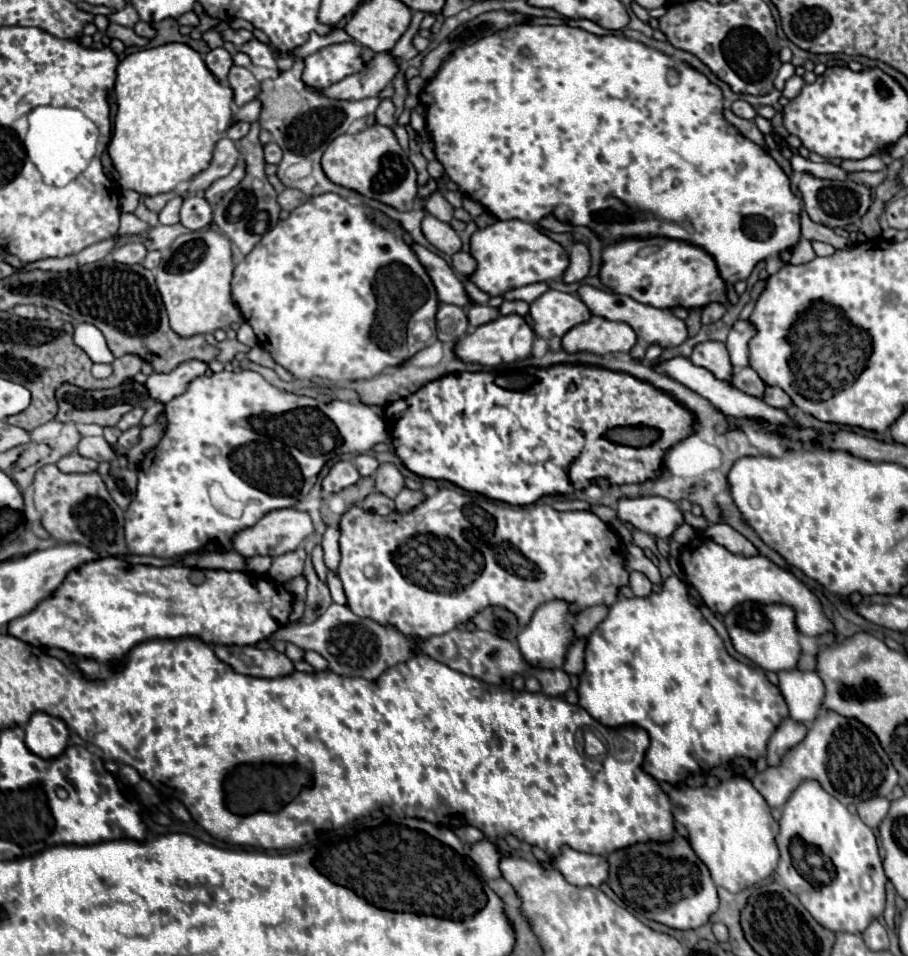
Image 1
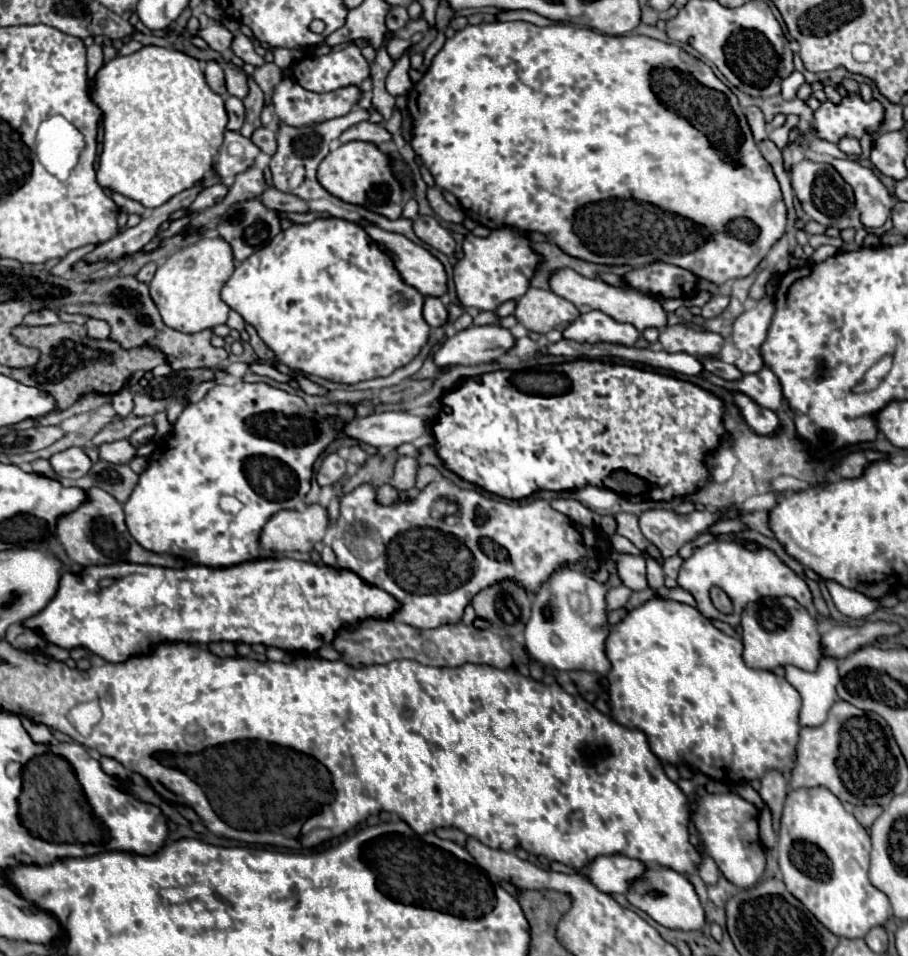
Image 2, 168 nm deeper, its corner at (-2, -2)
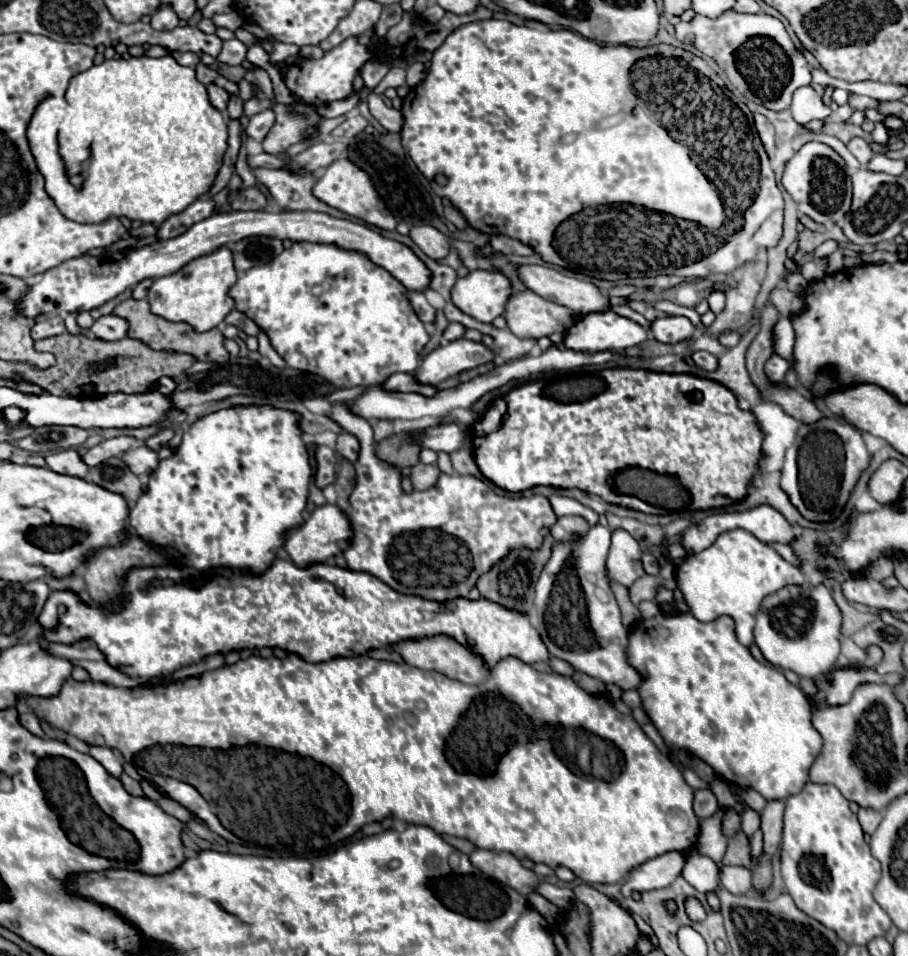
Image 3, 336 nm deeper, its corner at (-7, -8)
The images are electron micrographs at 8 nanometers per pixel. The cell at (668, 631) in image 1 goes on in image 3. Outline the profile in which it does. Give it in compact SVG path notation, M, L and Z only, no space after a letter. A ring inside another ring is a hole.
M690 612L686 614L676 614L676 616L666 616L666 614L658 614L650 620L642 620L636 630L632 630L630 634L630 642L628 642L628 660L630 664L642 674L642 684L638 688L642 702L644 702L644 710L648 712L652 724L656 726L656 730L660 732L660 736L664 738L666 746L674 748L674 750L690 750L694 752L698 758L702 758L706 764L710 764L714 768L714 772L718 776L722 776L726 782L730 784L738 784L740 788L752 788L756 792L760 792L766 800L786 800L790 796L794 796L796 792L800 792L800 788L808 782L808 770L812 766L812 762L816 760L816 756L822 750L822 736L814 730L812 726L812 700L792 682L788 682L784 678L782 672L760 664L746 646L742 646L736 638L734 632L734 620L730 616L718 616L712 622L700 622L696 620Z

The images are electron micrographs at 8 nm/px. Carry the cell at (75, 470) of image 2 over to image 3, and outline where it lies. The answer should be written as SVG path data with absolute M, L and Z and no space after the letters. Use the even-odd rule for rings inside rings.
M72 448L46 456L46 464L50 470L58 474L68 474L68 476L78 476L78 478L84 478L84 474L88 472L88 466L82 462L78 452Z

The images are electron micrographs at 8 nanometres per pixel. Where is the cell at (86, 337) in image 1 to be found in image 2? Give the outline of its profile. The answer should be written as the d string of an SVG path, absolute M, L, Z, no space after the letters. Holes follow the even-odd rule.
M89 318L85 326L87 326L87 334L89 334L91 338L95 338L95 340L107 340L107 338L109 338L109 326L107 326L107 322Z

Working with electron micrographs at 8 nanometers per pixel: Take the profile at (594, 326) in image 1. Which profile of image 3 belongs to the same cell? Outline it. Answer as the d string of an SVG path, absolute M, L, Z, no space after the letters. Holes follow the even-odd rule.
M590 312L580 316L566 332L564 346L574 352L624 350L642 344L648 332L630 318L614 312Z

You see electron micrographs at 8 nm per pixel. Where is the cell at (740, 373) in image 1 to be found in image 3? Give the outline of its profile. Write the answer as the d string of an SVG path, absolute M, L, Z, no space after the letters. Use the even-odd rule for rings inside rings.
M694 352L694 354L692 354L692 360L694 360L696 366L712 372L712 368L716 368L716 360L718 360L718 358L716 358L714 354L710 354L710 352Z

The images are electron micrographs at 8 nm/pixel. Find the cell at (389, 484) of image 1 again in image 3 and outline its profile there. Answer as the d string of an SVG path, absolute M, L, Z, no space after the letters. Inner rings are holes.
M416 464L410 472L410 478L412 478L412 484L414 484L414 490L426 490L430 486L434 486L438 482L438 476L440 476L440 470L436 464Z

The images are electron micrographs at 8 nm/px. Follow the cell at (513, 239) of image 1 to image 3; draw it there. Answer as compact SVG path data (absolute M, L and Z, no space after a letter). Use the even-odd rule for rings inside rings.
M476 270L476 272L470 272L466 278L458 278L458 282L452 288L452 302L468 316L480 322L492 322L496 316L504 314L504 300L508 300L510 294L512 290L506 276L498 272Z

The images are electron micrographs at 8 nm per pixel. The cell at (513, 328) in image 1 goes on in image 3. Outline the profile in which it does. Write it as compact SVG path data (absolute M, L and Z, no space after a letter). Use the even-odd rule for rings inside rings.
M454 340L446 346L432 350L422 364L416 368L414 378L420 384L440 384L442 380L456 376L464 370L476 368L492 360L492 354L482 342L472 340Z

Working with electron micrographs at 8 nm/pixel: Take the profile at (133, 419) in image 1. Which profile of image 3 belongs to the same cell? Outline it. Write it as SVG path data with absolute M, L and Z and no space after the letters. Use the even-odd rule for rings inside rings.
M118 436L118 438L112 438L112 440L104 440L100 442L98 446L90 448L84 456L82 456L82 462L86 466L96 466L112 456L120 456L124 450L128 448L136 448L140 442L134 440L134 438L128 438L128 436Z

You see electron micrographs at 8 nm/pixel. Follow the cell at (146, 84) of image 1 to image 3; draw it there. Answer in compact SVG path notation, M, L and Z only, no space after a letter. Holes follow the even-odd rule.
M170 54L164 58L118 56L76 74L70 80L63 99L46 96L28 122L26 138L36 166L44 176L46 194L54 200L56 208L66 218L82 224L100 224L108 218L124 216L128 220L140 220L160 226L168 216L180 214L188 204L196 202L210 190L226 152L228 126L222 114L212 108L204 84L196 80L194 68L180 66ZM63 103L71 111L80 114L84 128L86 117L94 121L90 158L86 162L84 182L80 188L70 184L64 160L58 154L58 131L61 126L65 127L65 116L61 116Z

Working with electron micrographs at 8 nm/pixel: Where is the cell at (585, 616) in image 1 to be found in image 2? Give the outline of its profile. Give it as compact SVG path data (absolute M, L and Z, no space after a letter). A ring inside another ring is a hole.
M619 586L619 588L611 588L607 592L607 612L611 610L619 610L625 606L625 602L629 600L631 590L627 586Z

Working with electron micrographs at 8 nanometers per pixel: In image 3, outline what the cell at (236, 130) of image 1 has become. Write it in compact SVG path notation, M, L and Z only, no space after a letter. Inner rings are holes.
M230 95L228 102L228 116L230 118L240 118L244 112L244 103L238 95Z

